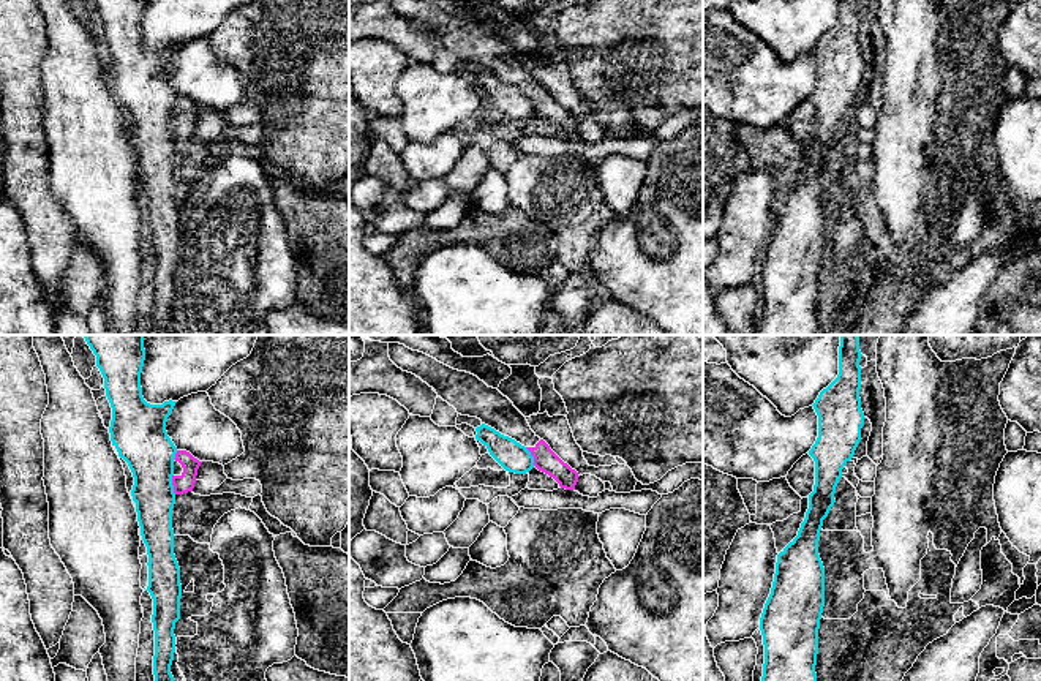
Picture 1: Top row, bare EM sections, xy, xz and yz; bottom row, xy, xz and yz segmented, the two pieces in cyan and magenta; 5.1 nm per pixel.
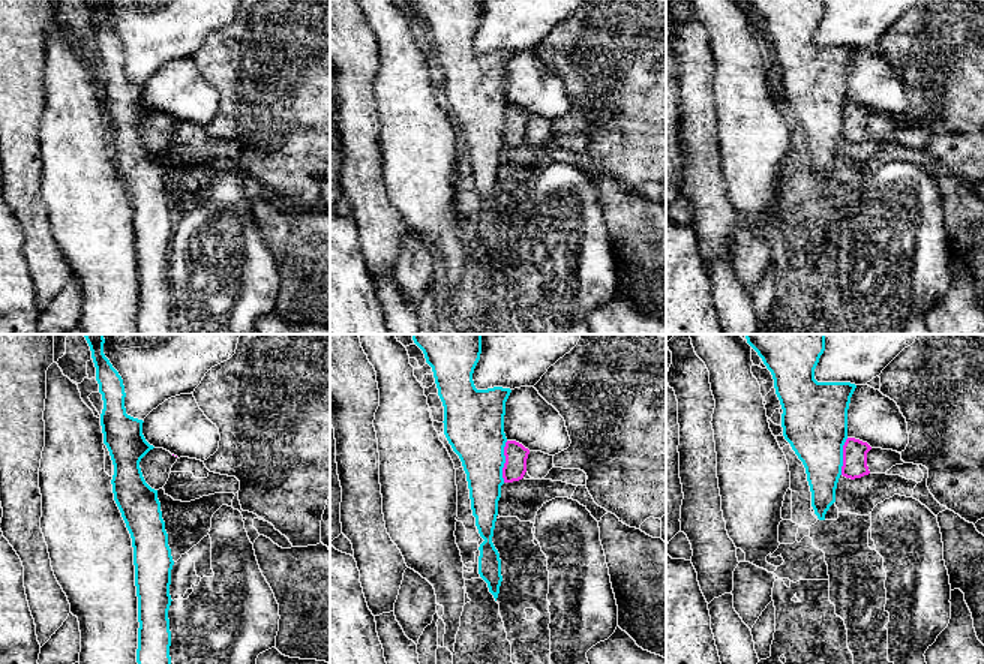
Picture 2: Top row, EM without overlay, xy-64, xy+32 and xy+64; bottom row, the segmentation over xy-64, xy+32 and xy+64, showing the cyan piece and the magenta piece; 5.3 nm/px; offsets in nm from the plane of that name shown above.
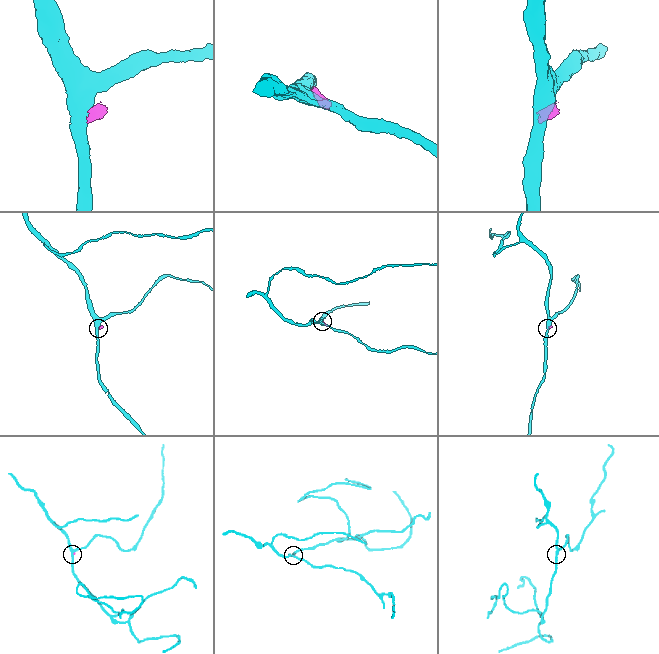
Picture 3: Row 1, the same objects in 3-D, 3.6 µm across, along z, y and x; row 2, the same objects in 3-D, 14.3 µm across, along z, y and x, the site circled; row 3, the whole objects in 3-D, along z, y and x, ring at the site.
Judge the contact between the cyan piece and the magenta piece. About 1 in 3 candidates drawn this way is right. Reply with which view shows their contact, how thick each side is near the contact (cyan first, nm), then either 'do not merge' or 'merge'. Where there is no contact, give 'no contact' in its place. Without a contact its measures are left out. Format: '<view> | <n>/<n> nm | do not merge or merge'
xy | 260/100 nm | do not merge

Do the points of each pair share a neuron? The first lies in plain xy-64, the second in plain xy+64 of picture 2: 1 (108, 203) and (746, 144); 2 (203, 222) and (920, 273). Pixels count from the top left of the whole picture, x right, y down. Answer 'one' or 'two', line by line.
1: one
2: two

